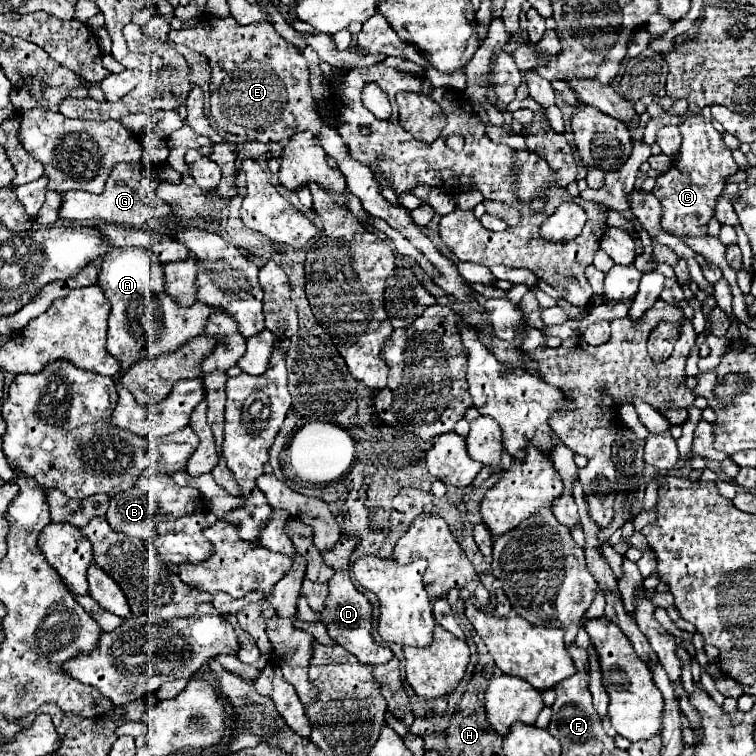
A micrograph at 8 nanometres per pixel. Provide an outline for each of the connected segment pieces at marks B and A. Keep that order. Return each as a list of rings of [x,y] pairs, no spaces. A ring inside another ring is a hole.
[[[142,472],[132,490],[122,494],[114,494],[110,498],[110,508],[106,512],[106,520],[114,532],[124,532],[128,536],[138,536],[144,542],[154,542],[158,538],[156,524],[164,520],[176,520],[180,516],[202,512],[204,502],[196,488],[182,488],[170,476],[160,472]]]
[[[114,248],[104,256],[102,270],[98,276],[98,286],[102,288],[104,296],[108,298],[112,312],[108,318],[108,340],[106,350],[120,360],[122,368],[118,372],[118,378],[122,378],[132,364],[142,360],[144,356],[158,356],[158,354],[170,354],[190,342],[190,338],[198,338],[206,334],[206,322],[210,316],[210,306],[206,304],[192,304],[190,308],[180,308],[166,292],[164,292],[164,272],[158,258],[144,250],[144,248]]]

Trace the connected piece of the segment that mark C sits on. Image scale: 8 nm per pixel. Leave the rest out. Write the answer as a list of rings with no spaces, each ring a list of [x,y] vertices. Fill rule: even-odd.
[[[688,116],[680,124],[682,132],[682,148],[676,156],[672,168],[668,172],[662,172],[656,178],[656,186],[652,194],[660,200],[664,216],[662,216],[662,228],[678,238],[684,236],[706,236],[708,220],[714,216],[716,202],[722,196],[722,190],[726,186],[726,178],[736,174],[738,166],[732,158],[732,152],[724,146],[722,136],[716,132],[716,128],[704,118],[704,116]]]

